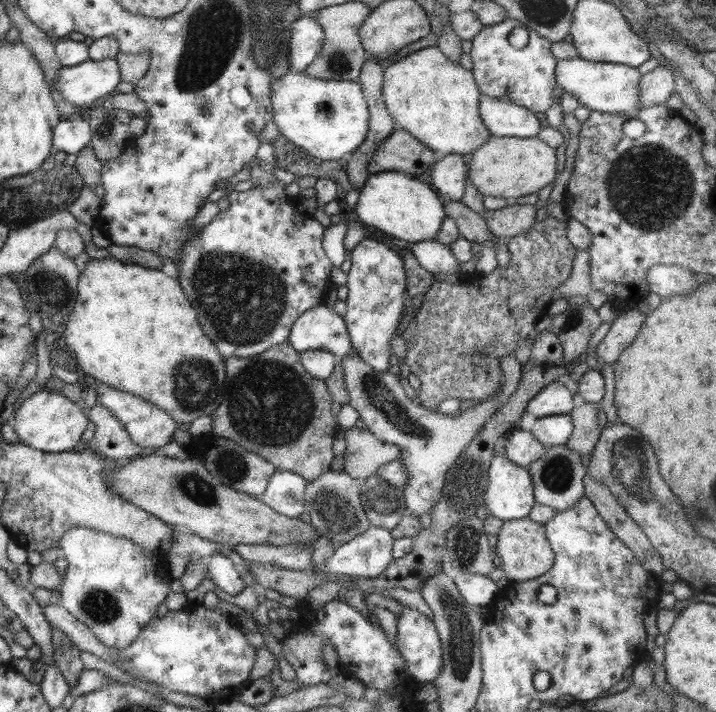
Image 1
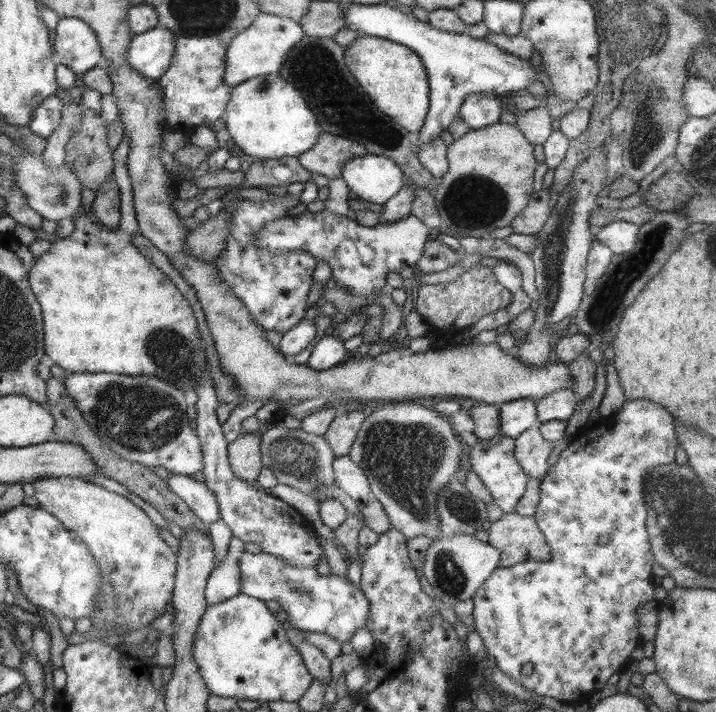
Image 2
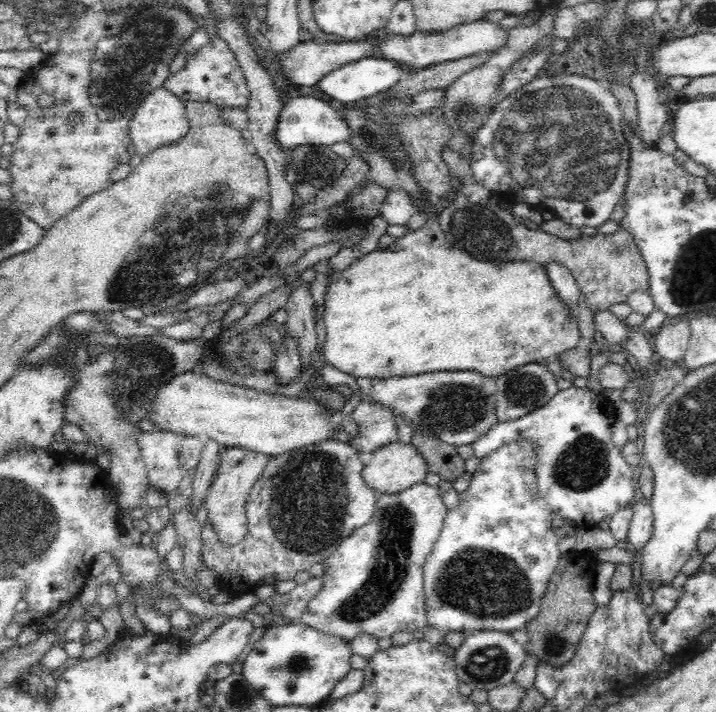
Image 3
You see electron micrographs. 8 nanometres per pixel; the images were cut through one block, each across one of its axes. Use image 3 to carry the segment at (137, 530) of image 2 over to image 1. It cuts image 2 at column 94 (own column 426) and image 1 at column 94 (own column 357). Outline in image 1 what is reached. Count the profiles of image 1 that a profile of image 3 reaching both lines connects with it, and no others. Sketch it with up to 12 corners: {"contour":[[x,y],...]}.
{"contour":[[84,526],[62,534],[62,606],[130,646],[166,602],[156,554]]}

